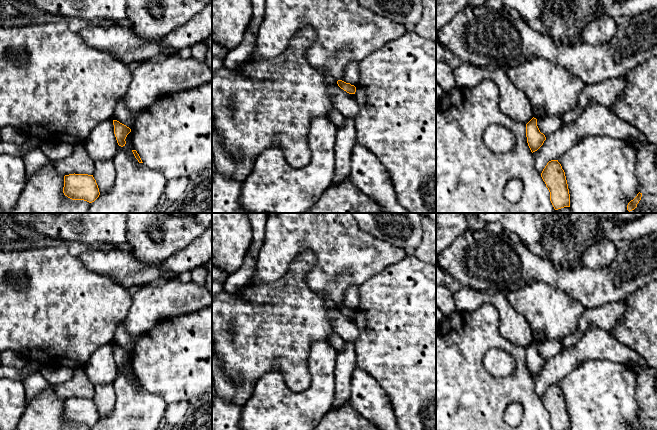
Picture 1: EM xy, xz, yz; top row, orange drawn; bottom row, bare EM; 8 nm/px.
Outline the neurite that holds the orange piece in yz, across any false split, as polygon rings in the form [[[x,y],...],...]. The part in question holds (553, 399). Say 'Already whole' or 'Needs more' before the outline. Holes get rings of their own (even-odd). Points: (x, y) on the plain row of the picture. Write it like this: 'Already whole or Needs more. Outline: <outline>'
Already whole. Outline: [[[558,384],[547,387],[541,401],[550,416],[550,425],[553,430],[570,430],[570,418],[565,396]]]

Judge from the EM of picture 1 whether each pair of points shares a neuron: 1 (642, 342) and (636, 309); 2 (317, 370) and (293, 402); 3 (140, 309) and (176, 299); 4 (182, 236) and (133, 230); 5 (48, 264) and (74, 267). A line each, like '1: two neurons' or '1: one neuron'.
1: one neuron
2: one neuron
3: one neuron
4: one neuron
5: one neuron

